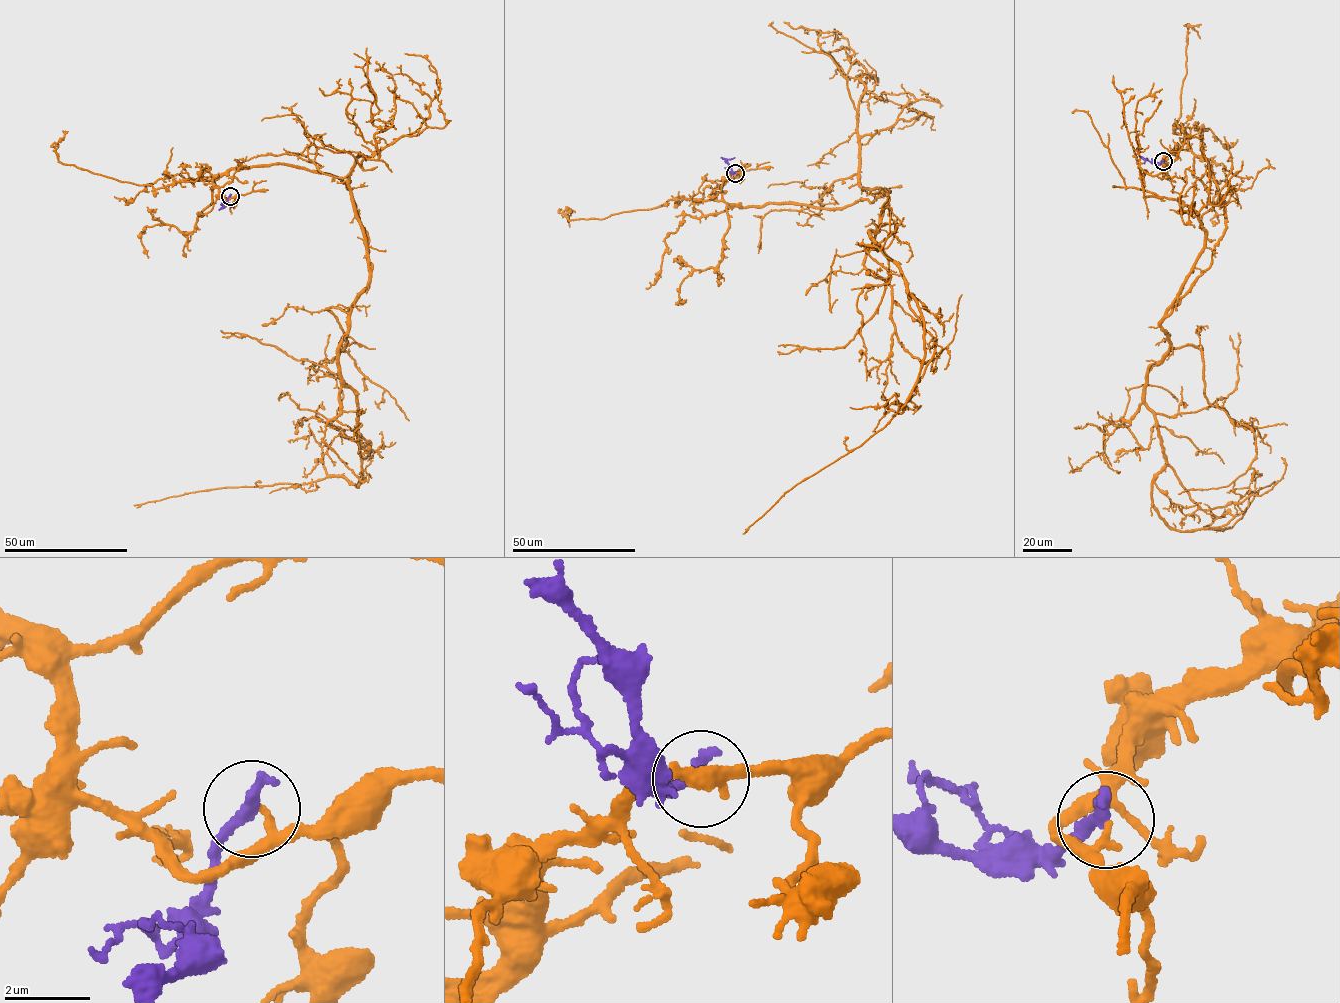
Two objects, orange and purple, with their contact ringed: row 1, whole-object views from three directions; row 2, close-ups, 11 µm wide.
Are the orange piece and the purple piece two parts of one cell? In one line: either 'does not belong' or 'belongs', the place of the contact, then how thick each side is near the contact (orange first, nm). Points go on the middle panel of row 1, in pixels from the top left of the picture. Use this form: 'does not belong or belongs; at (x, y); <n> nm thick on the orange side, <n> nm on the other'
does not belong; at (735, 173); 170 nm thick on the orange side, 360 nm on the other

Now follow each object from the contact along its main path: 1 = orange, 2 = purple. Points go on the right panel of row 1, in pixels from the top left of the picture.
1: (1162, 161), (1207, 160), (1226, 229), (1161, 322), (1152, 504), (1222, 529), (1277, 481)
2: (1162, 161), (1152, 163), (1144, 158), (1144, 163)

